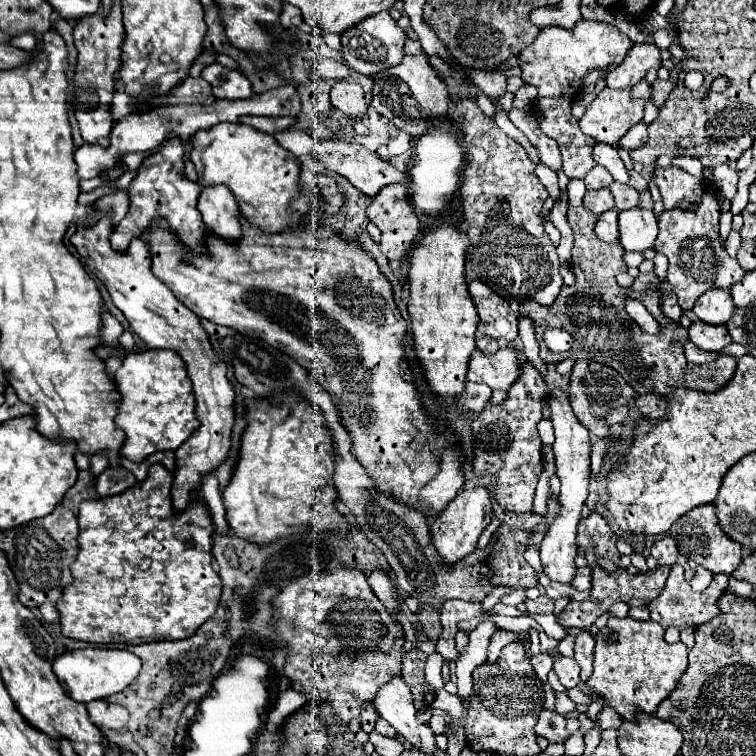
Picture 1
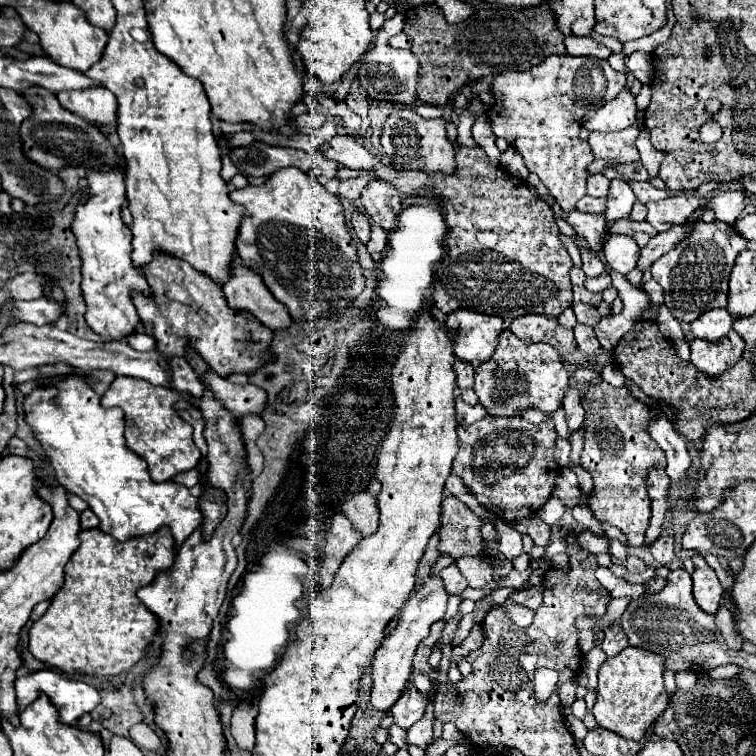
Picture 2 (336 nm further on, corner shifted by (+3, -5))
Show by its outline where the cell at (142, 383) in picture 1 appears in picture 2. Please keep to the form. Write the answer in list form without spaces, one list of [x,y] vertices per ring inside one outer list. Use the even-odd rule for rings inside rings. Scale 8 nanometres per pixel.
[[[117,376],[101,398],[105,408],[113,408],[113,406],[123,408],[125,424],[127,424],[125,426],[127,446],[135,454],[139,454],[147,460],[151,480],[155,480],[155,482],[171,480],[175,474],[195,468],[201,460],[201,452],[193,444],[193,438],[191,438],[193,430],[189,428],[189,424],[185,424],[185,420],[181,420],[181,416],[175,408],[177,402],[187,400],[187,398],[191,398],[191,396],[175,392],[171,388],[153,386],[145,380],[137,380],[137,378],[129,378],[129,376]]]

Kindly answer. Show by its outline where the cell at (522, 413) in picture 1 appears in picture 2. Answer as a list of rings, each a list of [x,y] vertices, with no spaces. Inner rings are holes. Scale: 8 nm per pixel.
[[[485,416],[483,420],[471,426],[459,426],[457,434],[459,434],[459,452],[453,460],[453,474],[457,474],[465,482],[465,486],[469,488],[471,494],[475,494],[481,506],[485,506],[489,512],[493,512],[495,516],[507,522],[533,516],[543,508],[543,504],[549,500],[553,492],[557,474],[559,474],[559,466],[553,458],[553,448],[557,438],[553,420],[531,426],[523,434],[523,428],[509,428],[509,418]]]

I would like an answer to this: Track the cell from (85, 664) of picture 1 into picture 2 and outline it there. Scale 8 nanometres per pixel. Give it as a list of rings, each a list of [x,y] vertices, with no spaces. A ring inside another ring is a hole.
[[[39,670],[39,672],[31,672],[27,676],[17,678],[15,680],[15,690],[17,690],[17,706],[19,706],[19,710],[25,708],[27,704],[31,704],[39,696],[39,692],[45,692],[49,696],[49,700],[55,704],[55,708],[59,710],[61,722],[65,722],[65,724],[75,724],[85,712],[91,712],[101,700],[95,686],[85,684],[81,680],[63,678],[53,670]]]

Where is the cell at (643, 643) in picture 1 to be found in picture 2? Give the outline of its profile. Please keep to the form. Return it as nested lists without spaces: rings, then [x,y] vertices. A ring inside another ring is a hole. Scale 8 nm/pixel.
[[[627,646],[617,656],[607,658],[599,668],[597,704],[593,708],[599,726],[631,740],[643,740],[651,724],[669,706],[669,694],[663,686],[665,658],[643,648]]]

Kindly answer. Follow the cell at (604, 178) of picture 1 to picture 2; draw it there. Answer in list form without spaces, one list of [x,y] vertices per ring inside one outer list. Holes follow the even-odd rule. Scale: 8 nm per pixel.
[[[591,174],[587,178],[587,194],[589,196],[607,196],[609,180],[603,174]]]

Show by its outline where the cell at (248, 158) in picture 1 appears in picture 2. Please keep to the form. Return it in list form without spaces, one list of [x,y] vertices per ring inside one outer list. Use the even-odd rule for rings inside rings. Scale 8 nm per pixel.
[[[281,168],[273,172],[261,186],[249,184],[241,190],[233,190],[229,198],[247,210],[237,230],[237,256],[245,266],[257,270],[271,294],[287,306],[293,320],[315,318],[327,312],[343,310],[361,294],[365,288],[365,276],[357,262],[357,248],[347,232],[343,206],[339,198],[317,184],[313,176],[301,172],[299,168]]]

